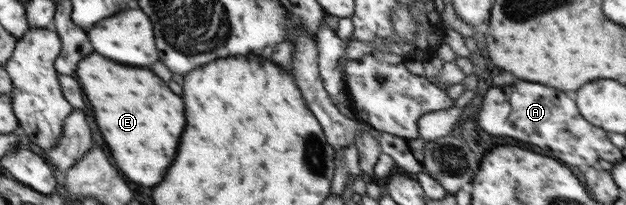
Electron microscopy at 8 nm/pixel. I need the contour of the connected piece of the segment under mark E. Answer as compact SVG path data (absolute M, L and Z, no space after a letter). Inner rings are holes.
M98 52L80 62L78 82L84 86L94 106L98 126L118 168L138 184L160 184L178 154L180 136L186 128L186 106L182 96L174 94L152 70L122 66Z

